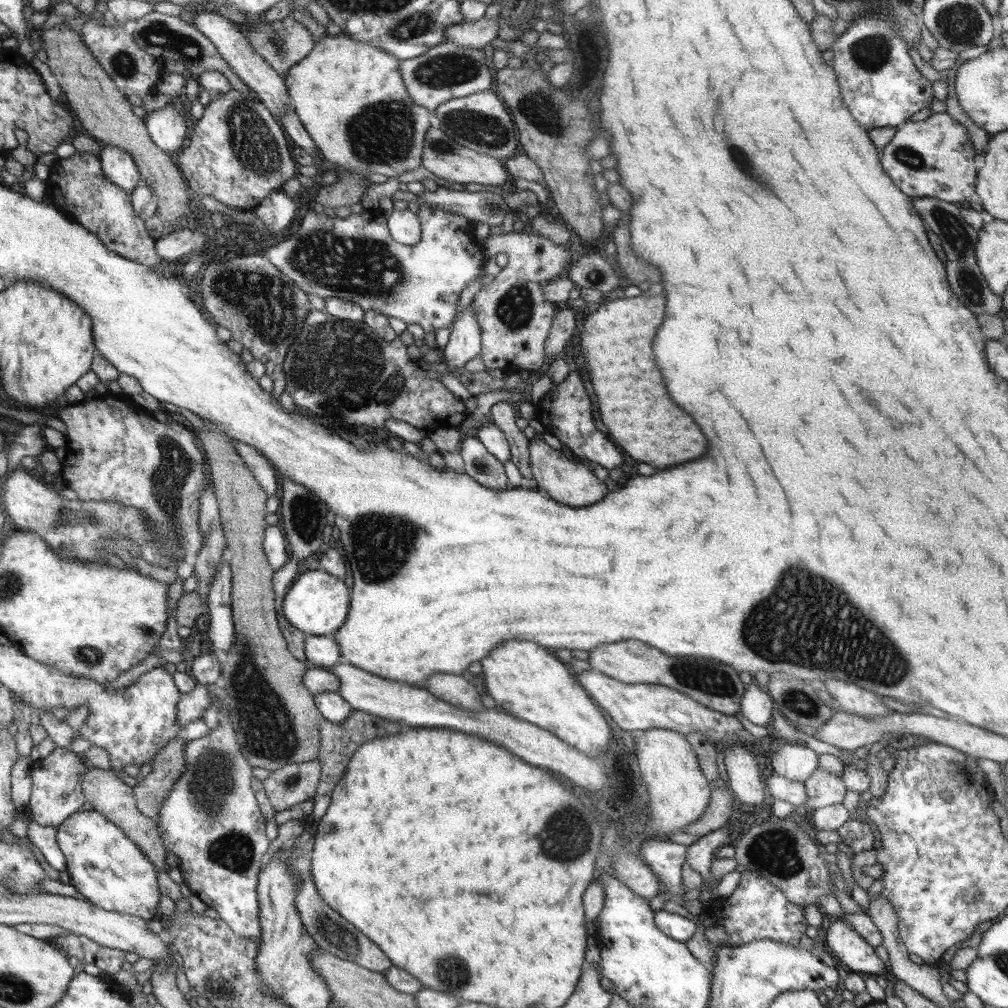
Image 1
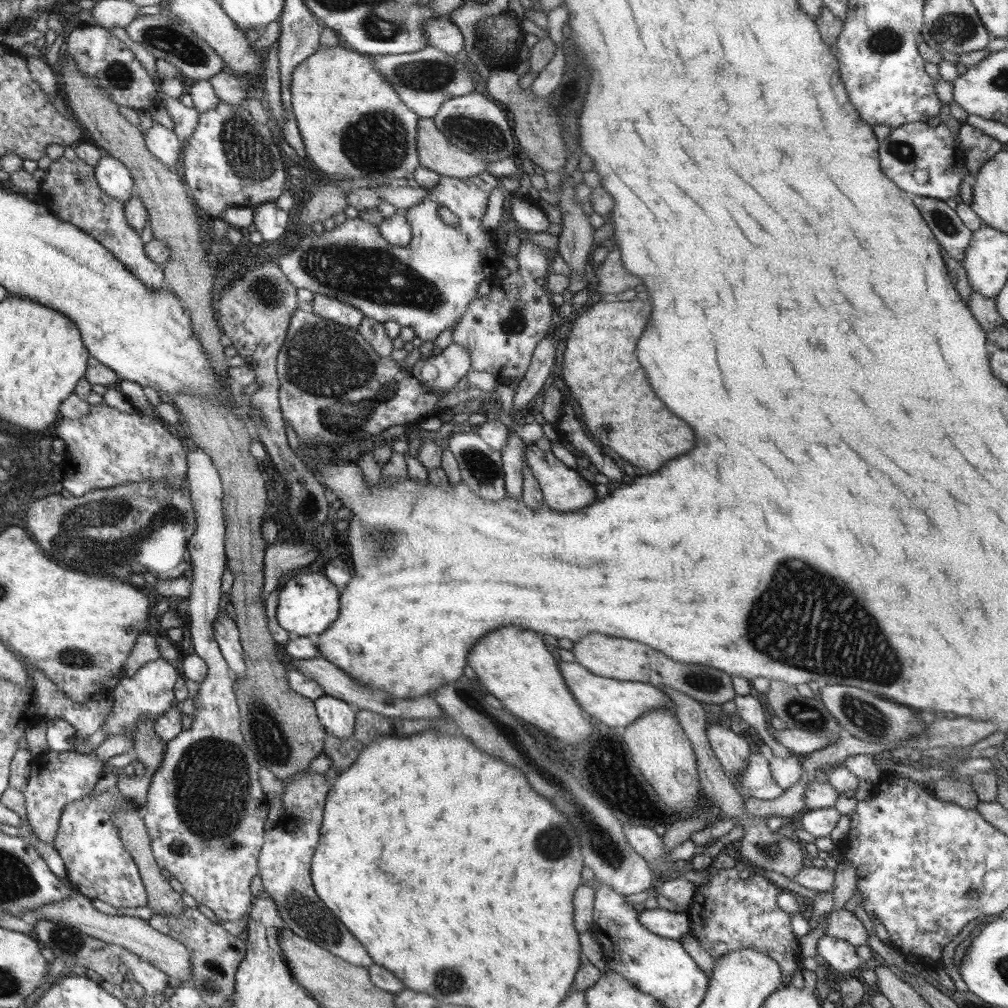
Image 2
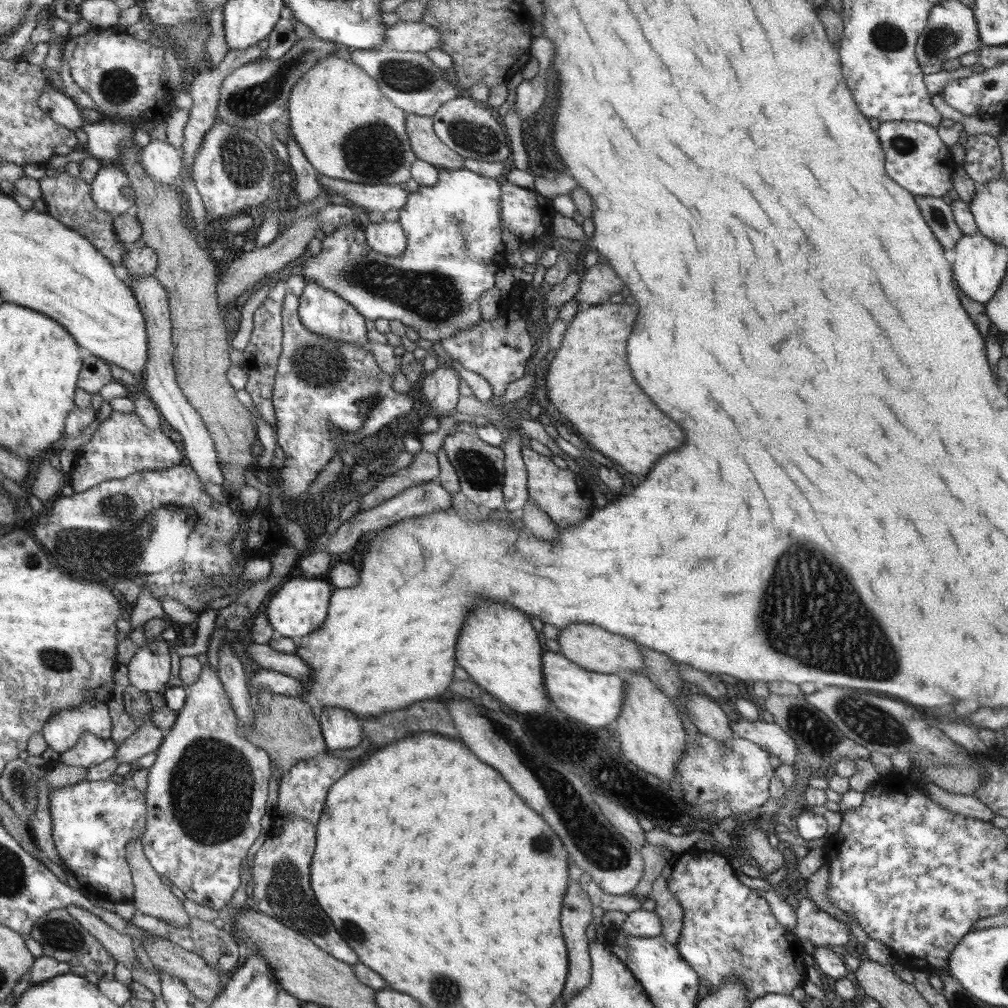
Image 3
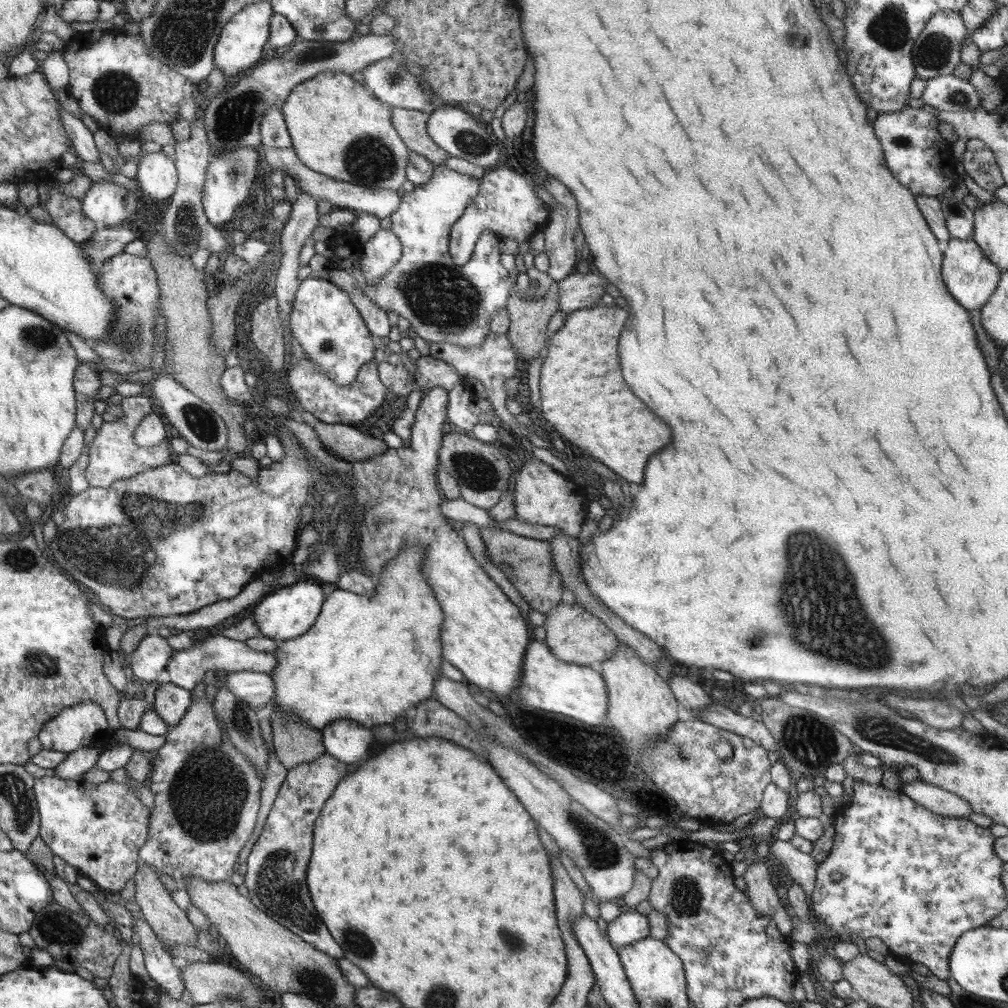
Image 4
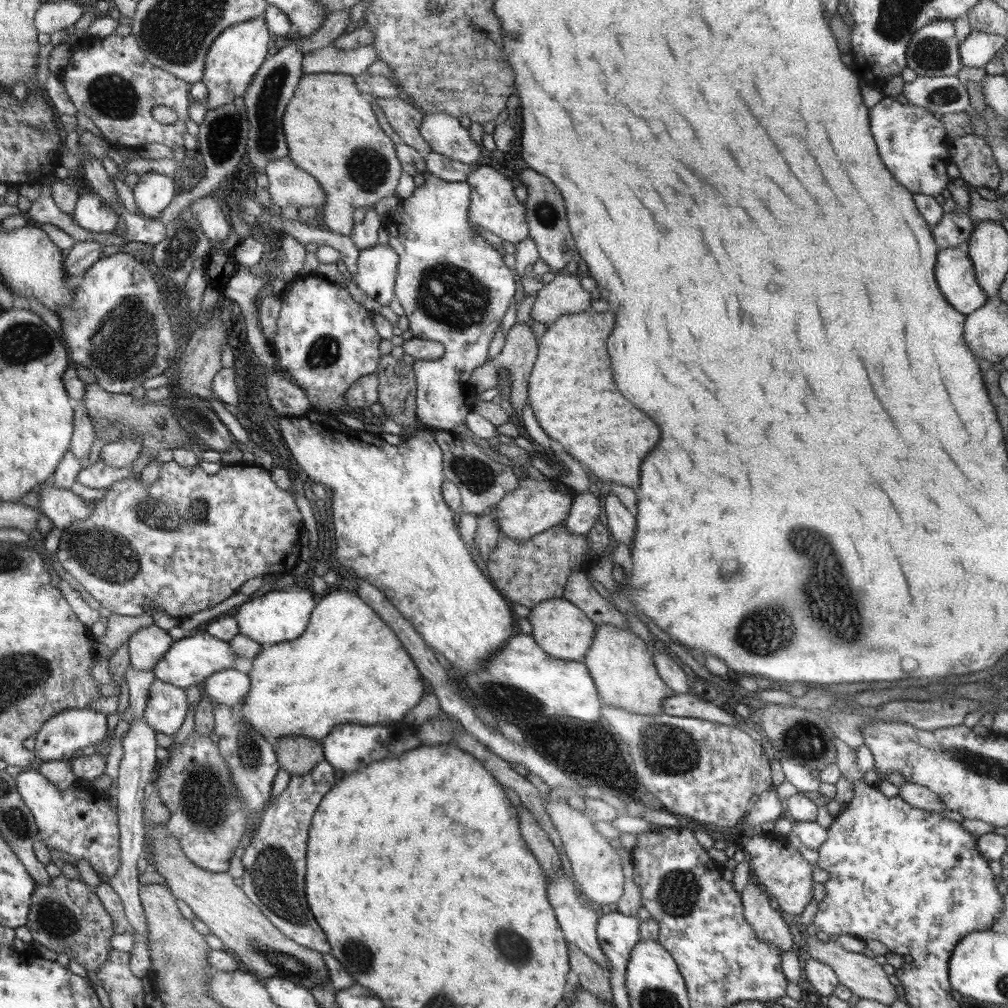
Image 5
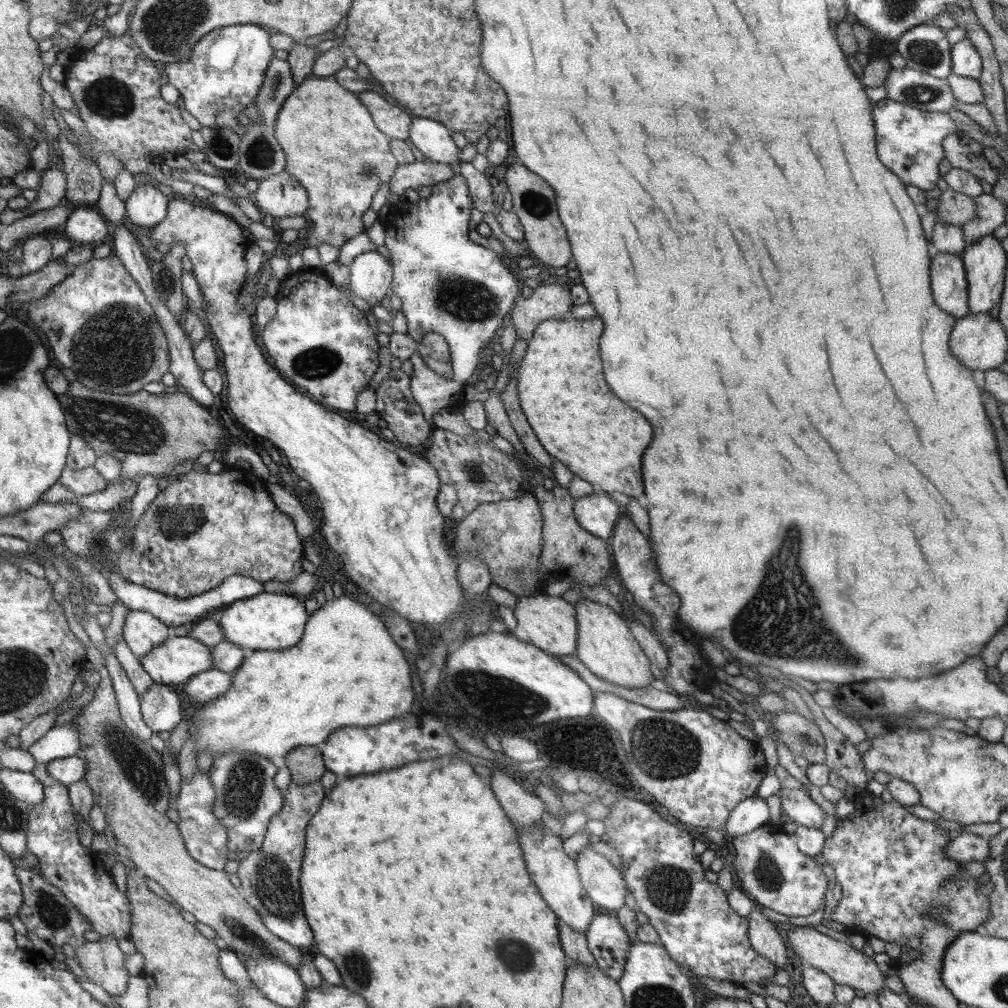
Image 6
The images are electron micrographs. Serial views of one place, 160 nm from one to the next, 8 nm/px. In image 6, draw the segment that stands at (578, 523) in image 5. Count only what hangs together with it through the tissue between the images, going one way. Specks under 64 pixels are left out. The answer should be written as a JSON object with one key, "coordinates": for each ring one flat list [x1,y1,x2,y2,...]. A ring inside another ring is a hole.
{"coordinates":[[597,490,575,499,573,513,580,526,608,541,616,530,618,519,628,511,623,498]]}

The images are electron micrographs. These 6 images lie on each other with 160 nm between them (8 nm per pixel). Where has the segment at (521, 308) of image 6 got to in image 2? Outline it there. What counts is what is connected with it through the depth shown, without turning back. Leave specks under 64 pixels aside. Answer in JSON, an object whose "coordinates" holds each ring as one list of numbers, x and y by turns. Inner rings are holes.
{"coordinates":[[613,242,609,245,609,253,603,263,598,264,598,270,596,270,596,278,598,278,596,292,598,296,605,295,613,298,619,292,634,289,641,284,641,278,630,274,624,268,617,244]]}

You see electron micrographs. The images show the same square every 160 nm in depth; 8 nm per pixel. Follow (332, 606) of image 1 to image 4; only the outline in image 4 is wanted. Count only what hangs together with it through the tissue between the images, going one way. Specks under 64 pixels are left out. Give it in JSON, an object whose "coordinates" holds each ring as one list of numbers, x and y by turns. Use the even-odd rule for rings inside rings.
{"coordinates":[[312,582,290,583,284,588,279,588,264,596,254,606,252,619,264,637,274,641,291,640,305,635,305,632,308,632,313,624,317,623,324,604,324,590,321,584,312,584]]}

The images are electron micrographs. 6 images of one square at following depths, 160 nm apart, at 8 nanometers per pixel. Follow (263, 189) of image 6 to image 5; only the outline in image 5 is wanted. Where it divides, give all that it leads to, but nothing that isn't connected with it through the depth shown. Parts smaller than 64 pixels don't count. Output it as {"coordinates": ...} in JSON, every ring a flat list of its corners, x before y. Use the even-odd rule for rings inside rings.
{"coordinates":[[292,160,270,161,266,165,265,174,270,181,267,191,271,209,281,210,288,204,298,209,303,206,320,208,324,204,325,192,318,181,296,167]]}

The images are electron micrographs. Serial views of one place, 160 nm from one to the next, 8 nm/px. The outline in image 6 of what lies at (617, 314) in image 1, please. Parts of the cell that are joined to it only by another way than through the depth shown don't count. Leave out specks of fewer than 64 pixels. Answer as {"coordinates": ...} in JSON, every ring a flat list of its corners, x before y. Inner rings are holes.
{"coordinates":[[571,317,562,320,548,319,538,323,532,336,527,340,528,348,515,376,518,398,528,424,534,428,540,444,550,456,560,460,578,478,596,486,597,490,621,498,637,498,646,496,642,468,638,482,638,454,640,458,646,456,644,450,652,440,652,426,640,412,632,410,622,400,618,400,604,382,600,354,600,340,604,328,604,321,598,317,586,320]]}

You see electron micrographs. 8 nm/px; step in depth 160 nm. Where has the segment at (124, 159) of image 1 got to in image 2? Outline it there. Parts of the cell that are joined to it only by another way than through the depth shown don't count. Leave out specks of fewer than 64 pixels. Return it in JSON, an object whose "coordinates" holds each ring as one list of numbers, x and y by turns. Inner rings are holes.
{"coordinates":[[104,154,95,169,100,187,114,200,121,200,125,204,136,194,133,174,120,160]]}

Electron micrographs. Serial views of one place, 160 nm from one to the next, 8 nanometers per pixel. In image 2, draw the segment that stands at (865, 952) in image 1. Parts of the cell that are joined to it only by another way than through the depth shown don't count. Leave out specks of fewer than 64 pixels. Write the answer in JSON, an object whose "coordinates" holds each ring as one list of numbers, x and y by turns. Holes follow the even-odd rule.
{"coordinates":[[826,935,817,942,817,954,826,960,826,964,832,970,845,975,848,975,850,970,860,968,864,963,864,960,856,954,856,946,848,944,845,940,834,940]]}

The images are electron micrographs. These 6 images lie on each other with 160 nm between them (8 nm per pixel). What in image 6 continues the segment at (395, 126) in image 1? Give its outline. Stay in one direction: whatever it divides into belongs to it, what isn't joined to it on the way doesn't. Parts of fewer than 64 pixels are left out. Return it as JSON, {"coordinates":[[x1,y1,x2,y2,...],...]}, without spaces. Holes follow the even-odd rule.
{"coordinates":[[311,74,282,104,274,131,276,141,285,152,285,172,294,176,308,193,309,207,306,216,310,218,313,225,308,230,308,237,303,239,304,246,300,249,316,248,320,244,340,246,358,234,366,232,362,216,371,207,379,184,389,182,394,178,400,164,393,156,390,145,392,138,377,128,373,115,366,109,361,98,338,84,334,75,314,76]]}

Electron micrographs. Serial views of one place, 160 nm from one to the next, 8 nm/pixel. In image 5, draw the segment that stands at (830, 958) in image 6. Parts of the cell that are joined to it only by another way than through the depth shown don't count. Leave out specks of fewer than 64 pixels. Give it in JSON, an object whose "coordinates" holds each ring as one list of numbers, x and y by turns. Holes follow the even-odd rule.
{"coordinates":[[807,934,808,954,814,959,822,962,822,964,830,965,834,970,840,983,847,986,853,994,859,996,860,999,877,1000,889,1007,898,998,896,992,896,983,888,979,888,974,882,969,882,965,876,962,863,952,856,953,846,951,836,938,831,938,827,942,822,942,818,937,812,937]]}

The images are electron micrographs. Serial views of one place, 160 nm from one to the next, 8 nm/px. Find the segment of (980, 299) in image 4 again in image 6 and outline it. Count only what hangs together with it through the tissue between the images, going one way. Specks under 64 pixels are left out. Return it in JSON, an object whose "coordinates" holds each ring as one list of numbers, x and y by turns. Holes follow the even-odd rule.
{"coordinates":[[940,252,931,259,929,269,934,302,950,316,968,315,968,281,960,255]]}

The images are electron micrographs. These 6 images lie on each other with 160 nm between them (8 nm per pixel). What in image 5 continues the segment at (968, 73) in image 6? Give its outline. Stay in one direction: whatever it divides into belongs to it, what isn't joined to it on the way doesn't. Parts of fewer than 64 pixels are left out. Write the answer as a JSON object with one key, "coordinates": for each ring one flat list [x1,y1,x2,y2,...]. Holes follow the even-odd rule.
{"coordinates":[[971,31,967,38,958,44,960,60,963,66,984,70,986,64,995,57,996,52,1003,50,1006,43,1006,37,1000,34]]}

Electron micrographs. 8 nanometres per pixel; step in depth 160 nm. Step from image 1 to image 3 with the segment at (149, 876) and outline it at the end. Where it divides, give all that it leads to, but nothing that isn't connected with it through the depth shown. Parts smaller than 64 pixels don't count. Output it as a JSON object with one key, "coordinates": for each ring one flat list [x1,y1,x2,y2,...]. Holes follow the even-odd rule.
{"coordinates":[[111,778,67,784,49,792,49,811,52,819,52,838,60,860,79,882,80,889,98,900,129,902,134,895,132,868,128,863,128,844,145,834,148,822,148,801,145,793,127,782,116,783]]}

